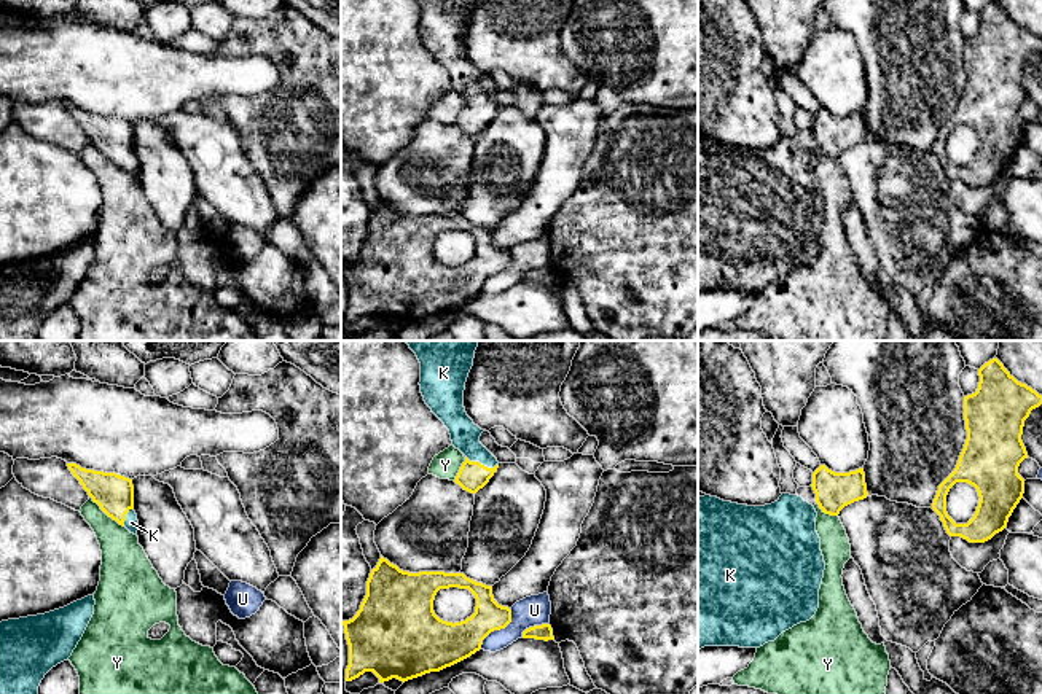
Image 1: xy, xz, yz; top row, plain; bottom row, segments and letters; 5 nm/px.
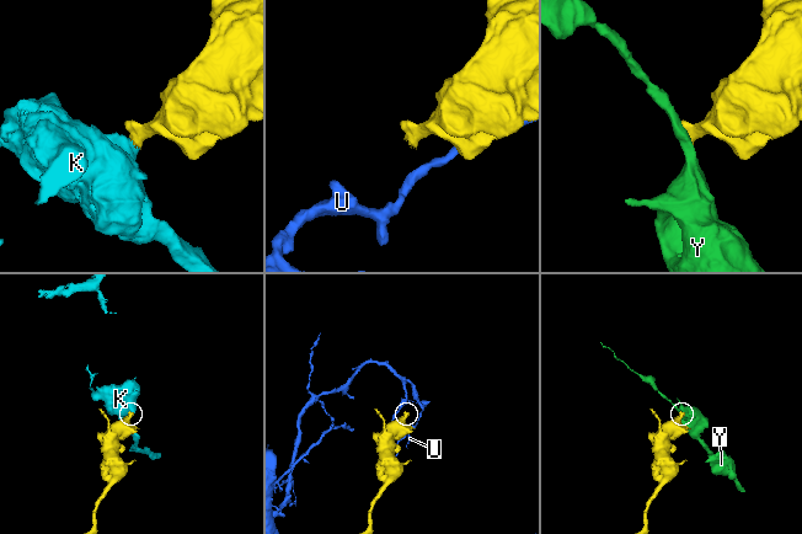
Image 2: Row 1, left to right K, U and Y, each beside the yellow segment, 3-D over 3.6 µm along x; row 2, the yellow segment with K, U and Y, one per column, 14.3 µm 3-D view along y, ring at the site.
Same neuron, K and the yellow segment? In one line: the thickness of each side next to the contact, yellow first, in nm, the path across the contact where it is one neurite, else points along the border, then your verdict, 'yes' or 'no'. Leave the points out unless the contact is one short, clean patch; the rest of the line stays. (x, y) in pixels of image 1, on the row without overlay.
150 nm thick on the yellow side, 140 nm on the other; runs through xz (472, 120), (480, 107), (464, 77); yes

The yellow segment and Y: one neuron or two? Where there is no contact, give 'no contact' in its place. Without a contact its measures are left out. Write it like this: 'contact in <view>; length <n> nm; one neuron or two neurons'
contact in xy; length 240 nm; two neurons

